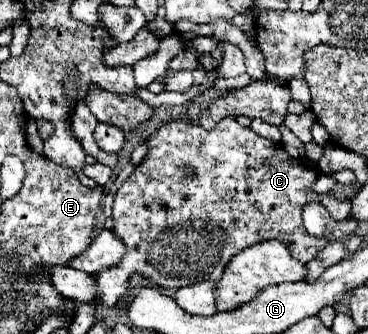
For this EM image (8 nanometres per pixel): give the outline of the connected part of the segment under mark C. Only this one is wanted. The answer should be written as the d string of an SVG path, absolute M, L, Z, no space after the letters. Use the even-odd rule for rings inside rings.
M223 118L213 130L205 130L199 124L183 120L169 122L149 136L147 148L149 152L139 168L123 182L123 186L115 194L115 224L111 232L125 244L125 254L117 266L93 274L95 300L91 300L91 304L95 308L99 304L107 308L115 306L127 290L129 278L133 274L141 274L143 278L151 280L153 286L161 286L171 292L189 286L191 282L217 282L223 276L227 262L231 262L235 254L239 254L247 246L271 238L289 244L291 256L307 264L319 250L325 248L327 240L307 234L301 220L303 206L311 200L317 200L329 210L331 218L335 220L345 220L351 212L351 200L339 200L331 194L313 192L311 184L319 178L315 166L311 168L307 162L303 164L301 158L289 156L281 144L257 136L251 128L243 128L235 118ZM185 166L191 166L197 176L187 178L183 174Z

